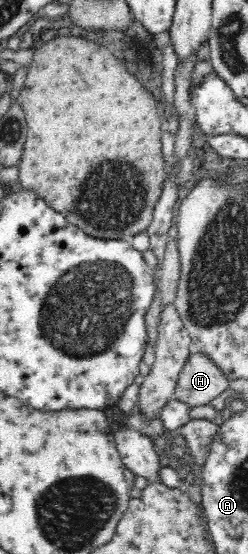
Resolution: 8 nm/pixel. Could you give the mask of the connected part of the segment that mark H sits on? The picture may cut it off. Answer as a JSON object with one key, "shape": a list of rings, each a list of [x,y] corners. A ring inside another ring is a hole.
{"shape":[[[192,348],[178,374],[175,398],[186,401],[192,408],[208,405],[229,386],[228,376],[215,359]]]}

